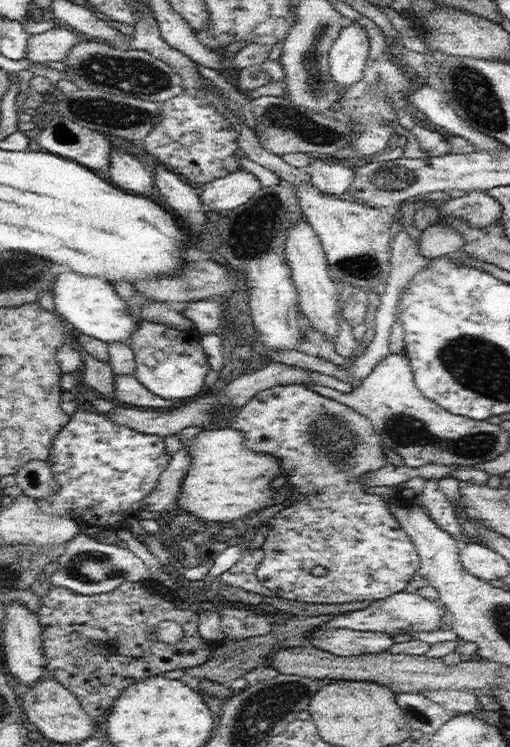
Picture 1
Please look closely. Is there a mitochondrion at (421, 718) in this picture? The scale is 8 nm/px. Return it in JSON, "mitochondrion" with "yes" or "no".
{"mitochondrion":"yes"}

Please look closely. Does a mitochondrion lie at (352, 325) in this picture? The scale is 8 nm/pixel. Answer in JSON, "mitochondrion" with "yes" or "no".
{"mitochondrion":"no"}

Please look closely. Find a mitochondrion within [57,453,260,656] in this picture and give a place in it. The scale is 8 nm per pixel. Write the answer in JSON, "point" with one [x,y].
{"point":[89,567]}

